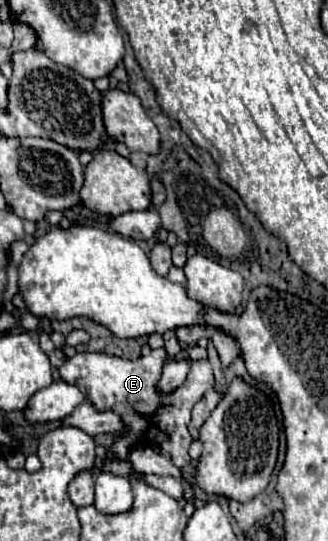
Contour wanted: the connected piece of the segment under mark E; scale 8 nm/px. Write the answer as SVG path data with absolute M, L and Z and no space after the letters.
M153 349L147 357L139 357L135 361L125 361L121 357L105 353L77 353L75 357L65 359L65 363L59 367L59 377L71 385L77 385L97 409L111 409L123 419L127 433L123 437L117 437L113 445L113 451L119 459L125 459L135 443L141 445L153 441L159 445L161 455L171 459L177 467L183 467L191 461L187 455L191 447L187 425L191 421L193 405L203 399L209 387L213 387L213 371L207 359L191 361L191 371L185 383L177 391L161 395L157 391L157 381L165 359L165 349Z

